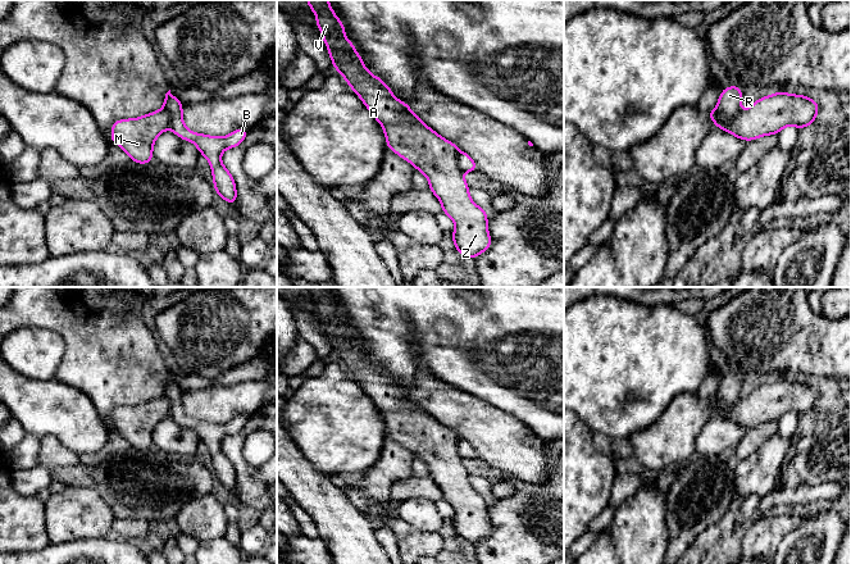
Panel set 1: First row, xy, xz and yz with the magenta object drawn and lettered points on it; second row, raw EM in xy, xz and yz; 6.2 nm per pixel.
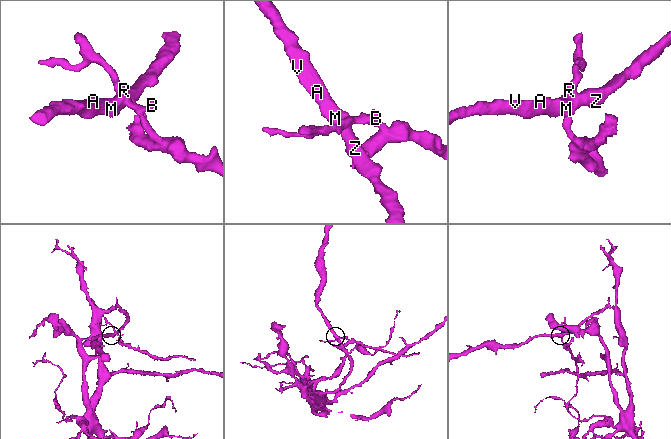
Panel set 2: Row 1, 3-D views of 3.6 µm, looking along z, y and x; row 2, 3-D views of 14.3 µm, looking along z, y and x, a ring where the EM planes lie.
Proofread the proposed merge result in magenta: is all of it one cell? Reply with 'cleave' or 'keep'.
cleave

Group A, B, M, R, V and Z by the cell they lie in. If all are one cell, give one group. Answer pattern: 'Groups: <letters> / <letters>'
Groups: A M V Z / B R

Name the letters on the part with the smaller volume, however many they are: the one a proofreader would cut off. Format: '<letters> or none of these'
B, R

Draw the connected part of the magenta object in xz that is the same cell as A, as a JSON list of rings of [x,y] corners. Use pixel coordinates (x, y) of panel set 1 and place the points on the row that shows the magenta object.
[[[306,0],[306,3],[315,13],[318,29],[324,36],[323,42],[328,46],[335,70],[343,76],[352,91],[360,96],[363,104],[372,112],[377,122],[383,126],[387,147],[427,176],[429,190],[442,204],[442,213],[451,217],[455,222],[452,241],[456,250],[464,258],[477,258],[492,245],[487,227],[488,218],[486,210],[475,205],[469,196],[469,186],[459,168],[459,149],[456,145],[442,138],[424,124],[410,110],[408,104],[393,97],[391,88],[365,68],[361,55],[355,53],[355,45],[345,38],[345,26],[335,15],[328,0]]]

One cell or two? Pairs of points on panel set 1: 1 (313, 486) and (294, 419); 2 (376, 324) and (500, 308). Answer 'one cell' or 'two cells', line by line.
1: two cells
2: one cell

